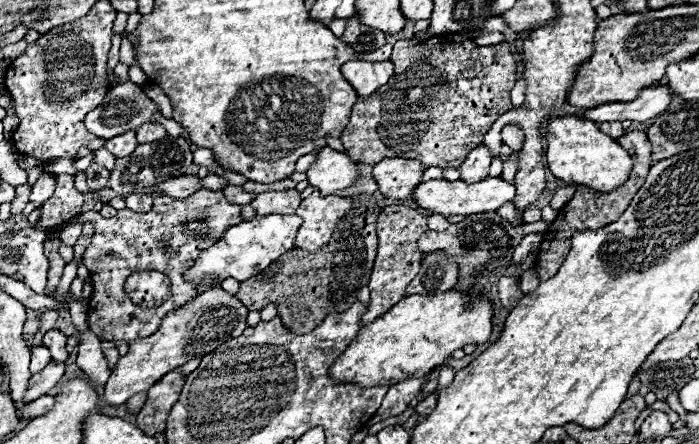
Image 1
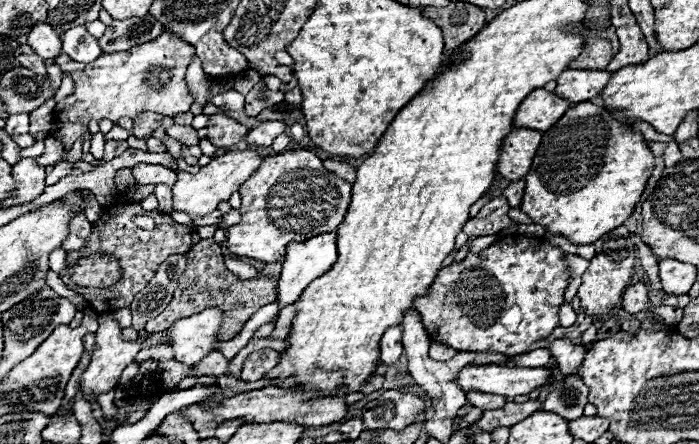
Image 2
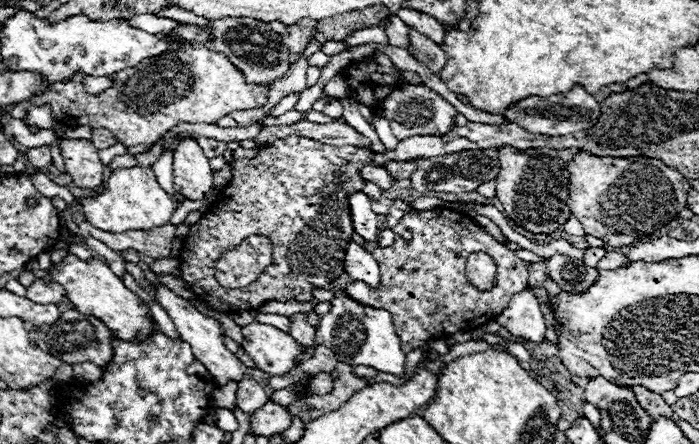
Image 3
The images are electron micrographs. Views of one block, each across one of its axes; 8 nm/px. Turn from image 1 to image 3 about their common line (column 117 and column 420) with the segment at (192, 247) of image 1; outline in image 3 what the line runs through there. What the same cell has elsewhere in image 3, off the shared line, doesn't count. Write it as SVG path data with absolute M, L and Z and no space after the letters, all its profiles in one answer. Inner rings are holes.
M440 206L434 210L424 210L422 214L406 214L398 226L412 230L412 242L408 244L402 236L396 236L392 246L378 246L372 252L380 262L380 288L370 290L364 282L352 282L346 286L346 294L350 294L350 298L356 302L364 302L364 306L390 310L396 334L404 342L406 354L416 350L426 340L446 340L454 332L484 326L510 304L514 294L528 286L530 276L526 262L502 246L466 214L458 214ZM470 252L486 252L495 260L498 286L486 294L470 286L466 278L466 258Z

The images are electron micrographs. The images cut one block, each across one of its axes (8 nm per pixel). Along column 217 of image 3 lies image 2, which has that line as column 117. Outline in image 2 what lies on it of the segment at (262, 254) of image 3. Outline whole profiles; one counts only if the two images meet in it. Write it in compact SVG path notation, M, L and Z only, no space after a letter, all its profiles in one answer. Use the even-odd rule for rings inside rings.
M88 256L80 258L72 268L70 274L76 284L80 286L110 286L120 278L120 264L108 256Z

